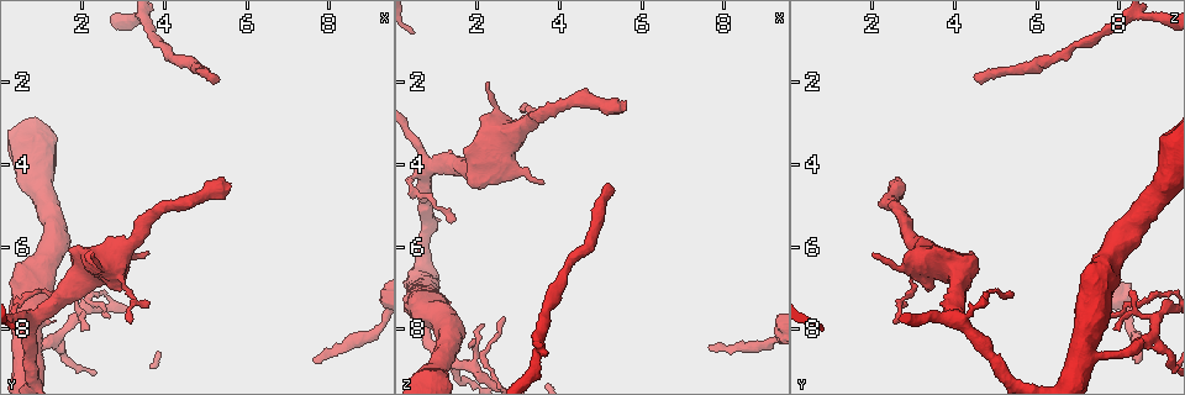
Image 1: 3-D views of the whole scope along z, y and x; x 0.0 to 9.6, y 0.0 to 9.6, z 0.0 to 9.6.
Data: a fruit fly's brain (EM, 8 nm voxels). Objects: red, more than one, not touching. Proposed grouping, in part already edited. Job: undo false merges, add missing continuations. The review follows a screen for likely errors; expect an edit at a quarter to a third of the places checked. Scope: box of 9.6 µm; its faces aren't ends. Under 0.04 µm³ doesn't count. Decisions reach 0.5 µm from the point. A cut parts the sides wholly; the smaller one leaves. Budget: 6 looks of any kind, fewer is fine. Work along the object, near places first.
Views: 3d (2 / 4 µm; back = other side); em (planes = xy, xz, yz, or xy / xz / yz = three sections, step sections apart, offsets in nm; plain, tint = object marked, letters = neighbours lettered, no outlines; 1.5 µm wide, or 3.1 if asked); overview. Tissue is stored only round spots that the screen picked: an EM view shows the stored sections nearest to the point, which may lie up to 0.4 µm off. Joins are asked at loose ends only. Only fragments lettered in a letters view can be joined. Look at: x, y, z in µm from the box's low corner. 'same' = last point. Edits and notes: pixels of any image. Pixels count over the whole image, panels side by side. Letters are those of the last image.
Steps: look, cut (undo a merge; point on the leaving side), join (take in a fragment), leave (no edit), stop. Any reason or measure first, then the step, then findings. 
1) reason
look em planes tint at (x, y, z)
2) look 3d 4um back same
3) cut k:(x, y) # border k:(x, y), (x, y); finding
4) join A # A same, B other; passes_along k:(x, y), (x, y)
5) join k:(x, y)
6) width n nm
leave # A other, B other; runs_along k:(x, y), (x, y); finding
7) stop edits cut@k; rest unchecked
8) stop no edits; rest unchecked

branch stops here
look em planes letters at (7.75, 8.85, 8.45)

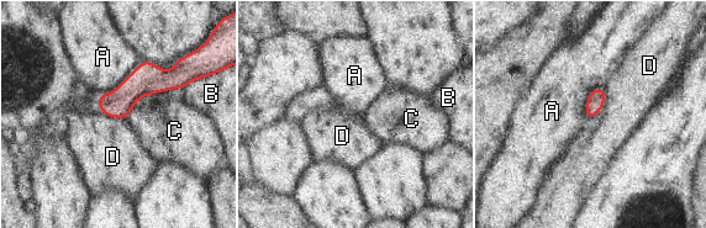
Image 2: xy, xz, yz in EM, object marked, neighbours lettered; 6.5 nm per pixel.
leave # A other, B other, C other, D other; border 2:(604, 88), (604, 106), (586, 118); no lettered fragment goes on from it

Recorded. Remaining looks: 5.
branch stops here
look em xz step 4 letters at (5.20, 1.80, 4.50)

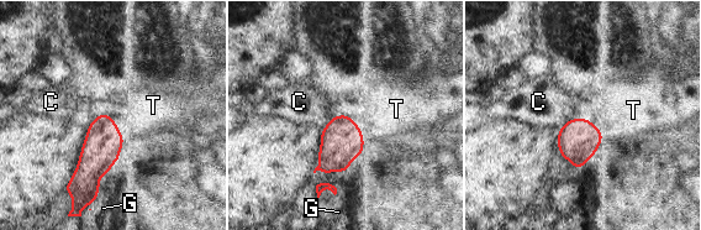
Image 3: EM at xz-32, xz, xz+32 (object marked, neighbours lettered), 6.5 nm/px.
join T # C other, G other, T same; passes_along 3:(579, 139), (594, 125), (628, 109); it goes on there

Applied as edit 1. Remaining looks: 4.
look overview

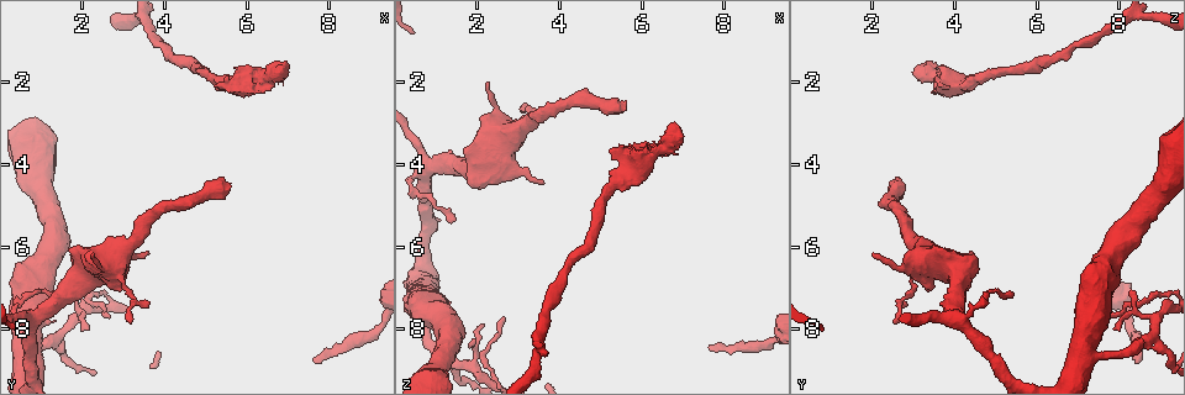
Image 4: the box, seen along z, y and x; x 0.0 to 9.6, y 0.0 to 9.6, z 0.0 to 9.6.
tapers out
look 3d 4um at (2.20, 6.20, 1.95)

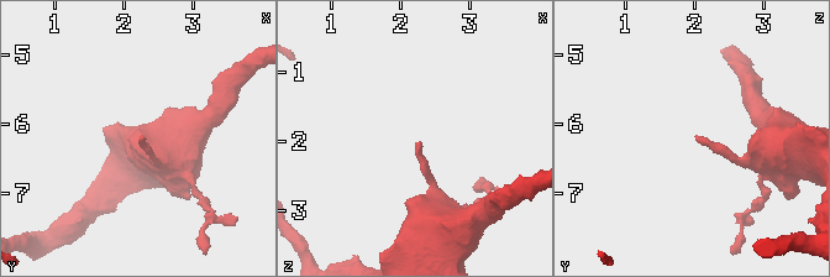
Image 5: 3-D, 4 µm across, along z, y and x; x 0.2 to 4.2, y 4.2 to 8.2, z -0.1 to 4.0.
now the EM
look em yz step 8 tint at (2.25, 6.15, 1.95)

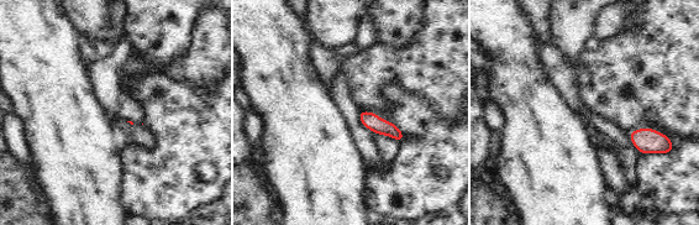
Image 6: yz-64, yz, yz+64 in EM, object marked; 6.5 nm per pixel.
another direction
look em planes letters same

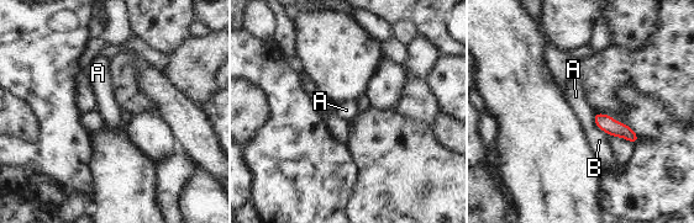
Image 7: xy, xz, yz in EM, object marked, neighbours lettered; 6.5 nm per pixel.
leave # A other, B other; border 7:(594, 112), (593, 123); none of them fits

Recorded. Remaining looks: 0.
stop edits join@3; rest unchecked

